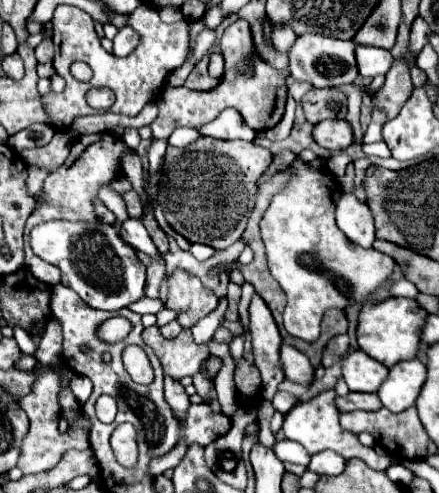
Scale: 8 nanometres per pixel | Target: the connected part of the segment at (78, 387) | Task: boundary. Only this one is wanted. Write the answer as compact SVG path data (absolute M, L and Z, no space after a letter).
M74 375L74 379L72 379L72 393L80 399L80 405L84 405L86 399L90 397L90 393L92 393L90 379L84 377L84 375Z

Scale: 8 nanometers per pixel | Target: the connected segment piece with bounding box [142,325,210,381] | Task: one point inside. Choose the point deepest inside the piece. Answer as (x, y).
(180, 356)

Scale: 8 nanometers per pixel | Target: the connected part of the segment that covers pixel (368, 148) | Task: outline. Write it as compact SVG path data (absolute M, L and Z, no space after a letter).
M384 141L380 143L372 143L372 145L362 145L362 151L370 157L370 155L376 155L376 157L390 157L390 151L388 151L388 145Z

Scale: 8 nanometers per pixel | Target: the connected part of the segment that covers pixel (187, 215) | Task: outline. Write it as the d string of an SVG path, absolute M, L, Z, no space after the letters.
M200 137L196 143L192 143L186 149L176 149L168 145L156 201L164 207L166 221L190 243L204 243L220 251L232 245L244 233L250 211L254 209L254 199L258 191L256 181L270 163L272 163L272 153L266 147L256 145L252 141L240 141L240 139L224 141L214 137Z

